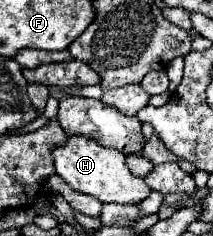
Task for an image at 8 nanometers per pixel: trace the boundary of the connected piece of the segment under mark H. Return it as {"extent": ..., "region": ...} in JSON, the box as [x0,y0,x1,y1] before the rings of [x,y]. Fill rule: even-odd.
{"extent":[53,137,151,205],"region":[[[67,137],[63,147],[53,149],[55,171],[57,175],[77,193],[91,195],[101,203],[119,203],[119,205],[137,205],[151,195],[147,183],[141,177],[135,177],[125,165],[125,155],[117,149],[107,149],[89,137]]]}

